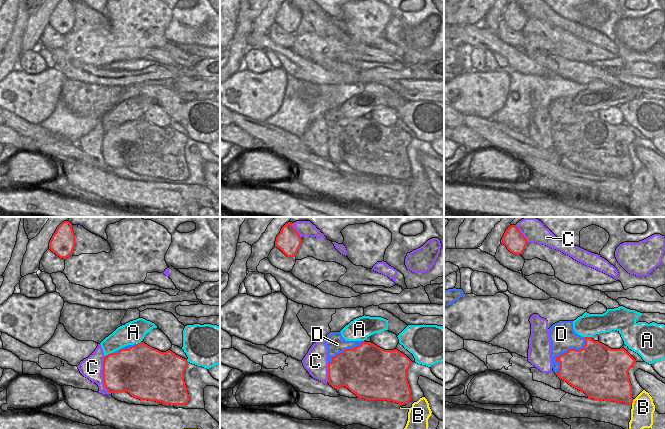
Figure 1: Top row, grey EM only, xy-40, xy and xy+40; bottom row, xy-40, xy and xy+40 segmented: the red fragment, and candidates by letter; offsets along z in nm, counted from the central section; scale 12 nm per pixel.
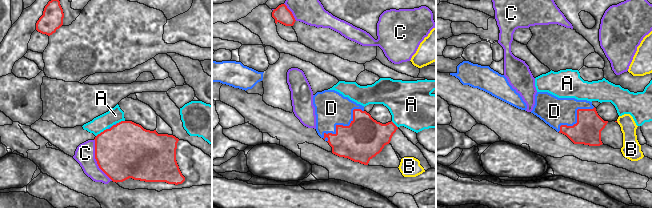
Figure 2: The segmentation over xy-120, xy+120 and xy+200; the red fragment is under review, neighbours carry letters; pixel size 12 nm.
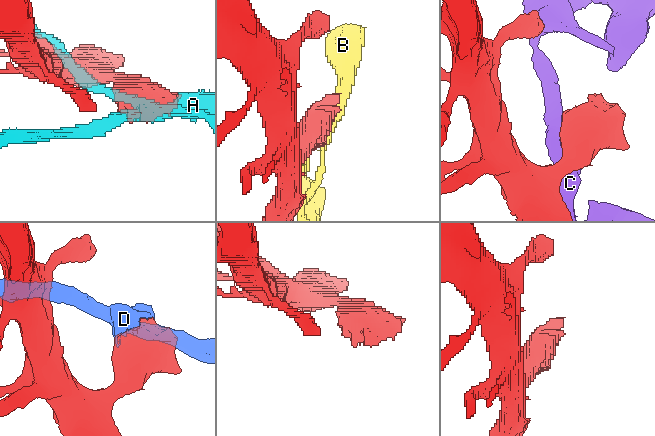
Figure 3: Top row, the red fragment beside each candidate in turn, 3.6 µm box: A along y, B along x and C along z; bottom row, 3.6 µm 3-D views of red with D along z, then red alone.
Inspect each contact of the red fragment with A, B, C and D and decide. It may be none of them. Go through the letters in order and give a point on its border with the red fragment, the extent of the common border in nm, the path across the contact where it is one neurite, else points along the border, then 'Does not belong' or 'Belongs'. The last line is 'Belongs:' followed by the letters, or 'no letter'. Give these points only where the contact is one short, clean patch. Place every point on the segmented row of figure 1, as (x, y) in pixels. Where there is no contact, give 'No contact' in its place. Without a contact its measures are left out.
A: Touches red at xy-40 (108, 354). Shared border 120 nm. Does not belong
B: Touches red at xy+40 (632, 401). Shared border 70 nm. Does not belong
C: Touches red at xy-40 (102, 374). Shared border 440 nm. Does not belong
D: Touches red at xy+40 (566, 352). Shared border 550 nm. Does not belong
Belongs: no letter.

